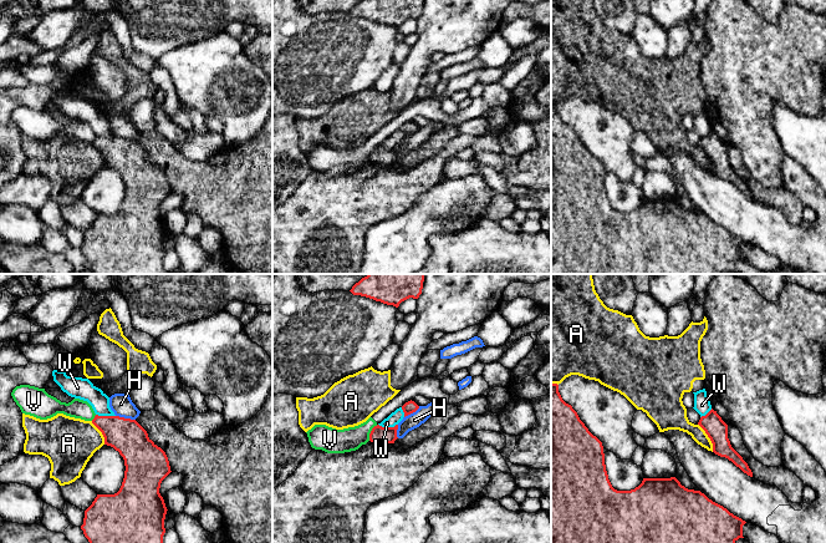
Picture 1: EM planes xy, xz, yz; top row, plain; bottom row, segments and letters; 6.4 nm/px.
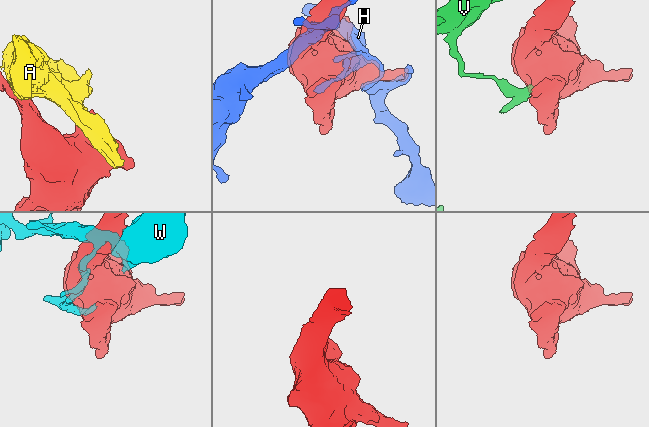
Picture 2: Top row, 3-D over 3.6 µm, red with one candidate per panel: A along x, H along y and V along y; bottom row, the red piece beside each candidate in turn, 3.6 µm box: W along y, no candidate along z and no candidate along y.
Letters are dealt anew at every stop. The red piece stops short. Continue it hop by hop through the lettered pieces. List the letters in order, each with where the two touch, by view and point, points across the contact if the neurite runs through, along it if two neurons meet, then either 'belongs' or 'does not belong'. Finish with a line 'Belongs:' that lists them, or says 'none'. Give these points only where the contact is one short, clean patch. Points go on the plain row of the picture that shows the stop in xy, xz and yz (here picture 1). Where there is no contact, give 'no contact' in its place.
A: contact yz (708, 157); does not belong
H: contact xy (126, 140); does not belong
V: contact xz (371, 153); border xz (377, 146), (372, 150), (368, 161); does not belong
W: contact xy (106, 137); border xy (96, 135), (115, 137); does not belong
Belongs: none

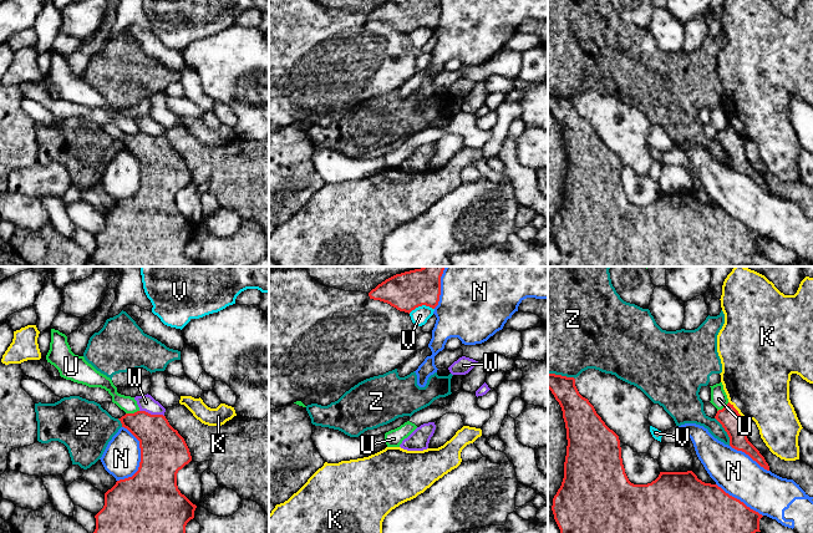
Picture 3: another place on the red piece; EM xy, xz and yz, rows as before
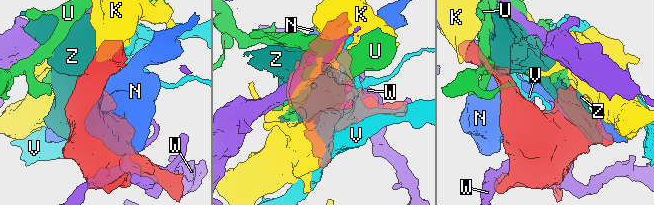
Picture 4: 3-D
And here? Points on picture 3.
K: contact yz (736, 131); does not belong
N: contact xy (141, 178); does not belong
U: contact xy (132, 135); border xy (138, 131), (126, 135); does not belong
V: contact xz (421, 26); does not belong
W: contact xy (152, 136); does not belong
Z: contact yz (725, 151); does not belong
Belongs: none

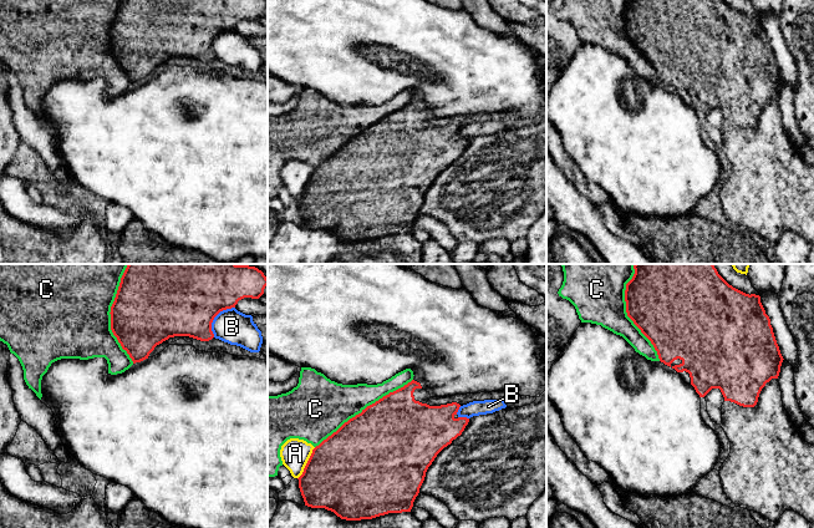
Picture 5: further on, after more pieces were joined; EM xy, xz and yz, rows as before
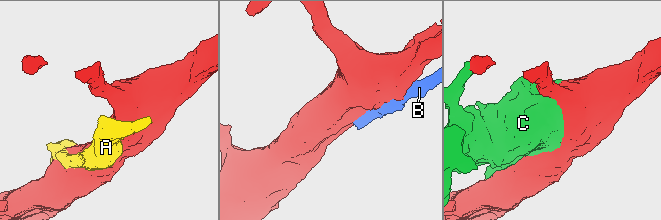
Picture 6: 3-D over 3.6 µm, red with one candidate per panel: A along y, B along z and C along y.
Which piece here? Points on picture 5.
A: contact xz (306, 184); does not belong
B: contact xy (214, 37); does not belong
C: contact xz (365, 130); does not belong
Belongs: none

